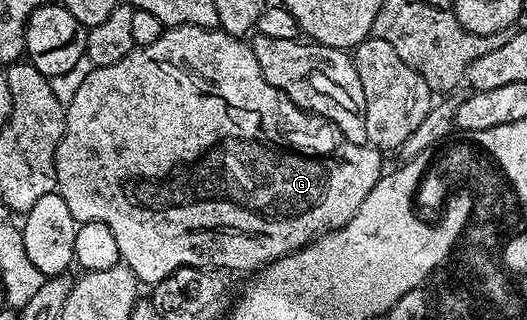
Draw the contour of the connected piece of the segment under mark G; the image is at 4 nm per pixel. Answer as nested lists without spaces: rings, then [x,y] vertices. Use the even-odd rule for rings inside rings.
[[[174,25],[166,28],[165,34],[159,39],[155,39],[155,43],[135,47],[119,63],[115,63],[111,67],[103,67],[102,69],[94,67],[91,71],[91,75],[87,75],[87,79],[83,79],[83,83],[79,83],[79,87],[68,98],[67,108],[65,110],[65,134],[61,136],[61,141],[57,145],[57,154],[55,155],[55,175],[57,176],[57,188],[55,192],[62,197],[63,202],[67,203],[68,210],[71,211],[71,215],[74,216],[74,219],[78,223],[83,221],[98,221],[99,223],[107,223],[107,227],[111,227],[111,235],[115,235],[115,243],[119,247],[121,261],[127,268],[130,268],[131,271],[134,272],[141,283],[149,287],[159,284],[163,279],[167,279],[176,269],[184,265],[207,270],[219,269],[222,271],[234,271],[233,269],[249,269],[248,271],[256,271],[260,269],[261,266],[268,265],[270,261],[274,261],[288,253],[294,253],[296,249],[301,249],[304,245],[309,244],[309,242],[317,240],[322,233],[327,233],[331,229],[340,229],[342,225],[346,225],[346,223],[353,218],[355,211],[359,211],[363,199],[367,199],[371,187],[375,187],[375,183],[383,175],[383,169],[381,169],[381,157],[383,157],[383,153],[382,150],[374,149],[372,145],[366,143],[363,145],[349,144],[347,151],[343,151],[340,156],[335,157],[315,159],[307,155],[299,155],[295,151],[283,147],[283,143],[280,142],[278,126],[264,116],[261,118],[259,115],[260,112],[258,112],[256,108],[243,109],[243,107],[235,107],[235,105],[231,103],[233,97],[225,99],[225,97],[221,97],[221,95],[217,93],[217,91],[269,91],[269,86],[267,79],[263,79],[263,71],[259,71],[259,59],[255,59],[252,44],[246,43],[238,37],[233,37],[229,33],[224,33],[219,27],[216,29],[204,29],[203,27],[195,27],[194,25]],[[189,59],[197,59],[197,61],[199,61],[197,65],[193,65],[195,71],[201,71],[201,75],[203,75],[205,79],[215,81],[215,83],[213,83],[215,93],[211,93],[211,91],[191,91],[191,95],[185,97],[185,87],[183,87],[183,97],[177,95],[177,61],[189,61]]]

